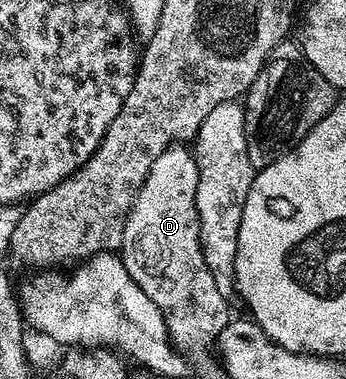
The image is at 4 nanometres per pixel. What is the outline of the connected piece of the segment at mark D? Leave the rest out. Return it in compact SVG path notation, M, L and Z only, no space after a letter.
M172 146L153 162L131 207L123 231L121 259L129 278L157 302L167 323L167 332L176 345L211 344L232 323L228 297L217 290L205 262L199 237L197 178L199 167L194 151Z

